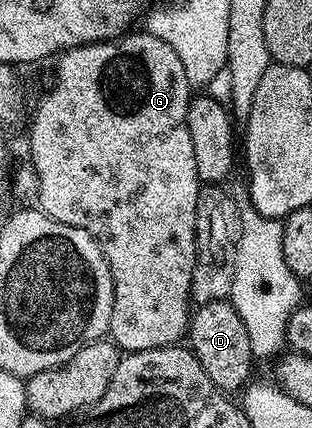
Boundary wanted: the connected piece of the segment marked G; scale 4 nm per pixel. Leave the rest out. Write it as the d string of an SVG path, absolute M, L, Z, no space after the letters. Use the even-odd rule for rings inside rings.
M127 33L104 43L89 43L74 47L57 56L54 67L54 84L50 92L38 103L38 113L34 117L34 129L30 133L30 158L28 163L34 168L38 178L37 206L48 217L61 223L84 229L98 242L106 255L110 276L114 282L114 308L110 318L109 338L115 347L123 352L148 351L161 347L173 347L178 339L187 334L192 314L190 290L194 281L194 267L198 264L198 234L196 233L196 205L200 180L196 173L196 153L192 153L192 133L188 133L186 114L192 102L192 86L184 73L183 62L171 45L149 33L134 35Z

